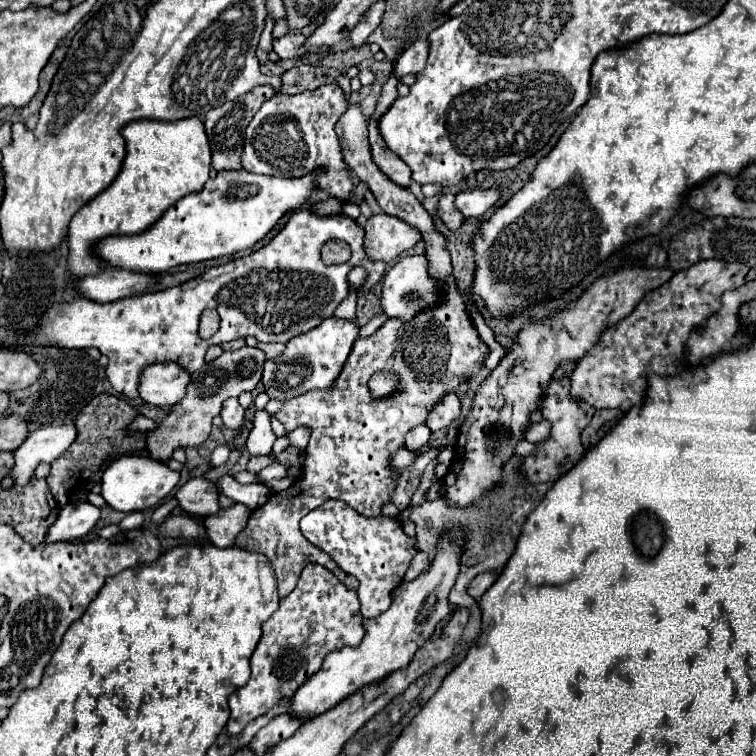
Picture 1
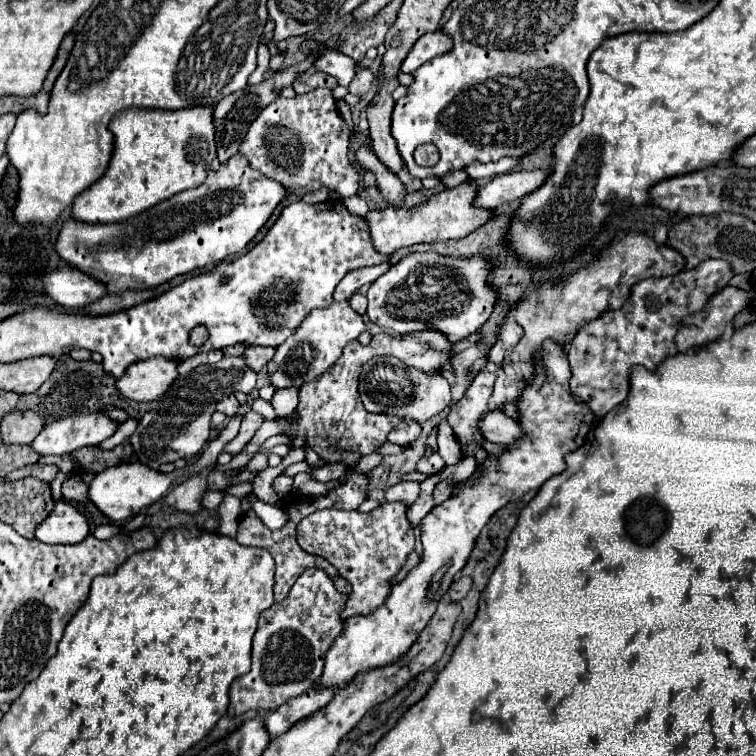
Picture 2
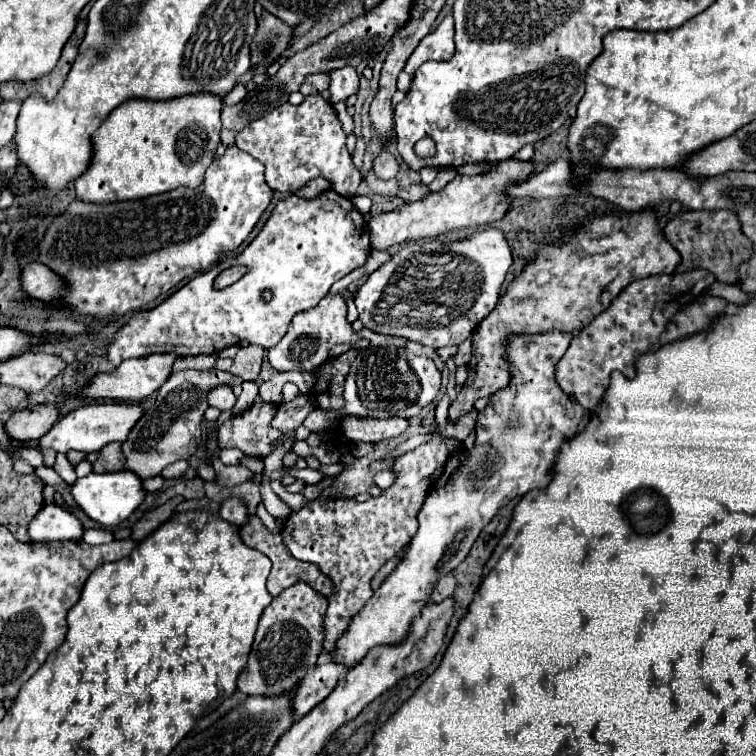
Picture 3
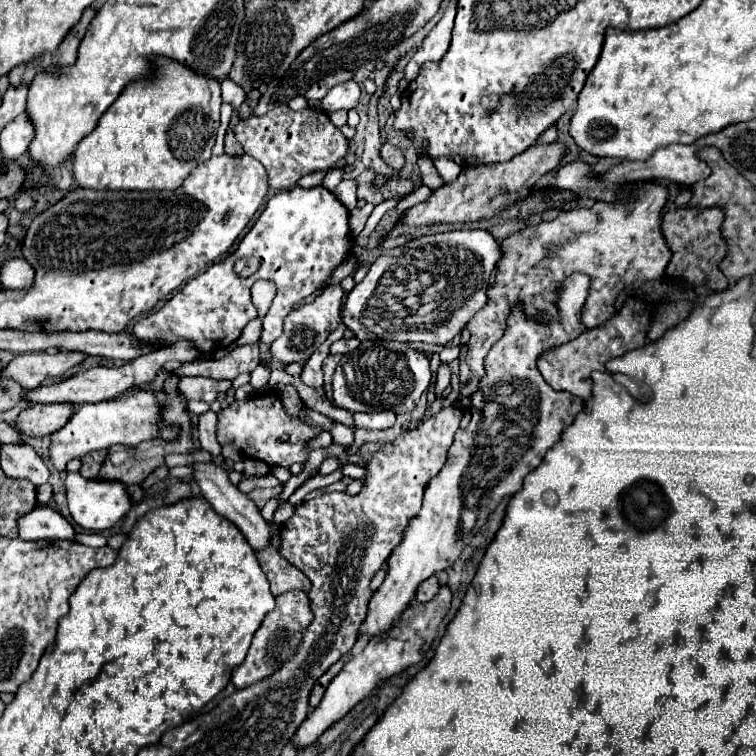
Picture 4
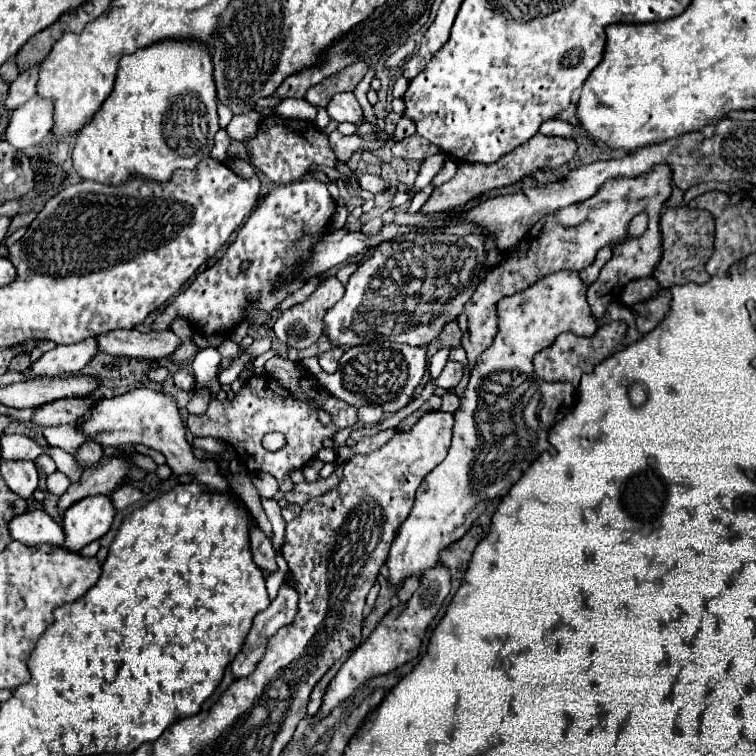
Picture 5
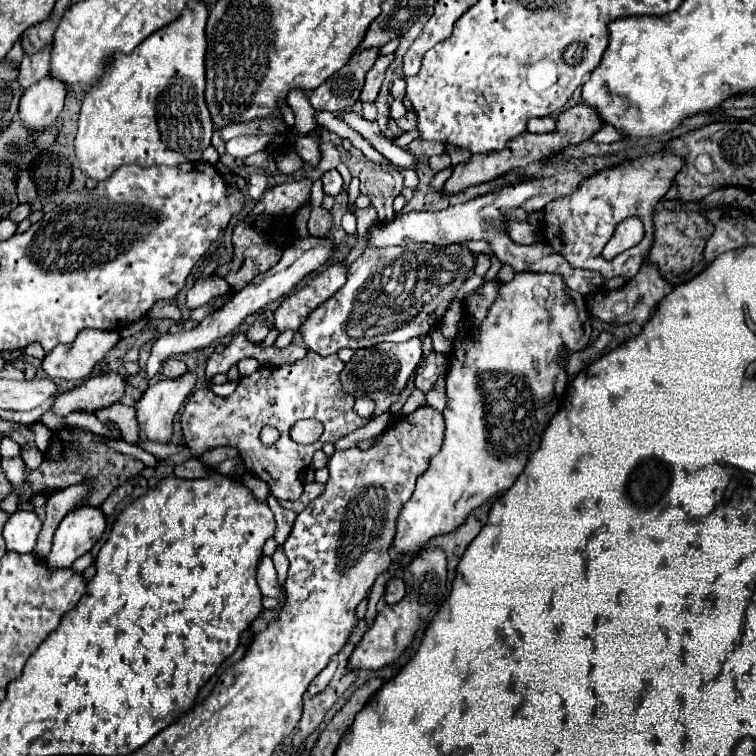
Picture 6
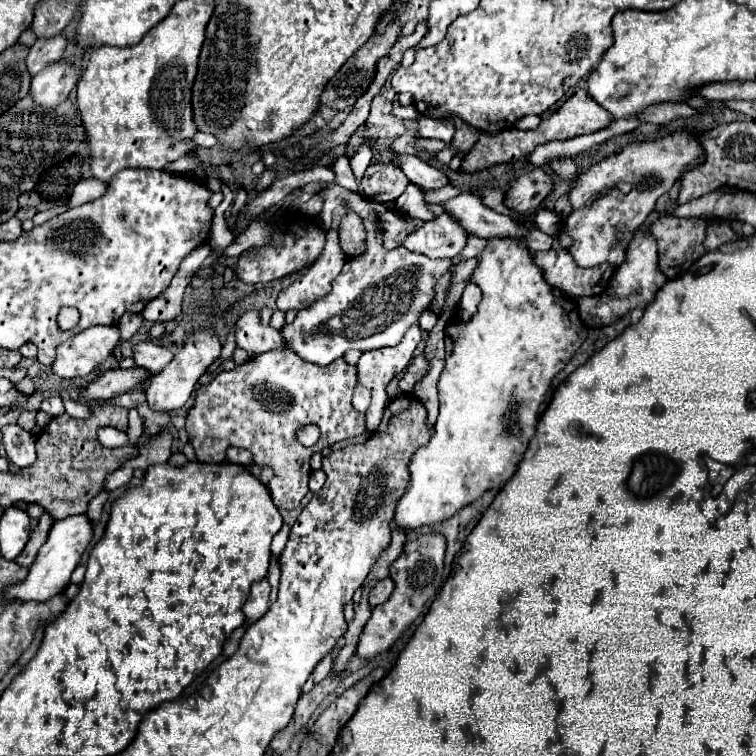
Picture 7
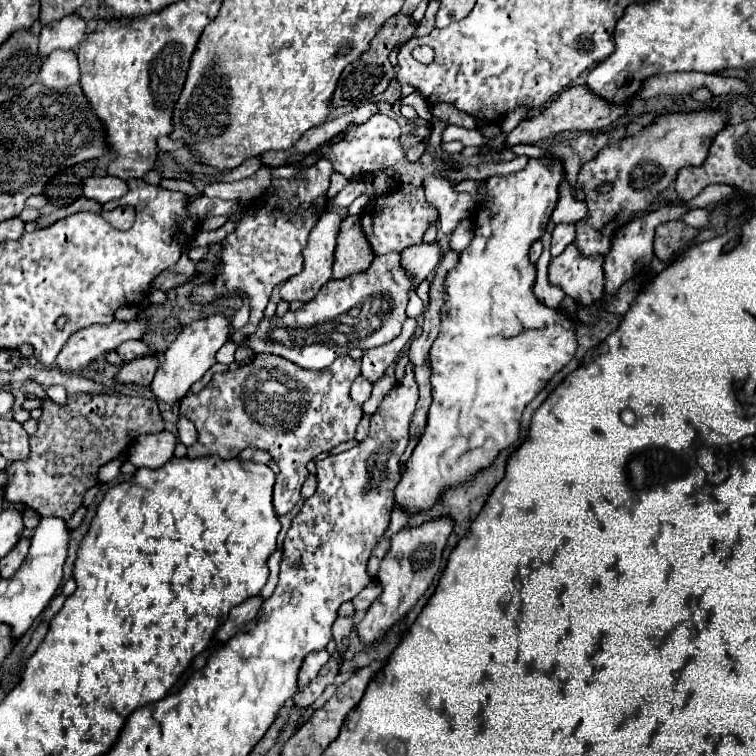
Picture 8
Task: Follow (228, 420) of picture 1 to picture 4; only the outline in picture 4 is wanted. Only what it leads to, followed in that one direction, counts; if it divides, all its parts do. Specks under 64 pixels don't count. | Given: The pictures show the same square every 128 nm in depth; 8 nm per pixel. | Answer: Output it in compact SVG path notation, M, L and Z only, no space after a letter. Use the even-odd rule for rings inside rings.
M182 378L178 382L178 390L186 400L216 400L218 392L226 392L232 386L228 380L212 380L212 378Z

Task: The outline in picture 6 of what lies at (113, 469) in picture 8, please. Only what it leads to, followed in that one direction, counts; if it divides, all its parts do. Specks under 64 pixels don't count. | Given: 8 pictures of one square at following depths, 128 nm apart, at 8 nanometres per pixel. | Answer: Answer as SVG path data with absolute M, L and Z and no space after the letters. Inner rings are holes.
M306 236L306 238L302 238L302 240L296 240L296 244L292 244L290 248L284 250L284 254L282 254L282 258L280 258L280 262L278 262L276 266L272 266L270 270L262 272L262 274L256 276L254 280L250 280L240 292L236 292L236 294L232 296L232 300L230 300L226 306L222 306L222 308L216 310L214 314L206 316L194 330L190 330L190 332L176 332L176 334L170 334L170 332L168 332L168 334L160 336L160 338L154 342L152 354L150 354L148 358L147 370L145 371L146 380L149 381L158 374L158 370L160 370L160 366L162 366L162 362L164 362L166 358L176 356L176 354L184 354L184 352L190 352L190 350L196 350L196 348L206 348L206 346L210 346L212 342L216 342L216 340L220 340L220 338L224 338L224 336L236 332L238 326L244 322L246 316L250 316L250 314L254 314L254 312L260 312L266 304L270 304L270 302L274 302L274 300L286 296L286 294L290 294L292 290L296 290L296 284L298 284L304 276L308 276L310 272L314 272L316 268L320 268L322 264L326 264L326 262L332 258L332 254L334 254L334 248L332 248L332 244L326 242L324 238Z

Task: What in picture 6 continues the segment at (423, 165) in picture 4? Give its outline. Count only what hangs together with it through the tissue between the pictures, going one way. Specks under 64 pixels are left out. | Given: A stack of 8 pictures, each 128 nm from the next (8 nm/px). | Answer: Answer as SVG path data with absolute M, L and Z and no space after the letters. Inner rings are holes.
M448 153L432 156L429 159L429 166L435 173L438 173L451 166L451 159Z

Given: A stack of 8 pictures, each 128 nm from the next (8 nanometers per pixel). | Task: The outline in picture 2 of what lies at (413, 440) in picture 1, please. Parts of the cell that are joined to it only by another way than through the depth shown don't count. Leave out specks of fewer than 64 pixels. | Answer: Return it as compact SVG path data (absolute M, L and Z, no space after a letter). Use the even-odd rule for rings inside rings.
M404 420L404 422L398 422L398 426L390 432L388 436L388 442L392 444L410 444L412 440L416 440L420 436L420 424L412 422L412 420Z

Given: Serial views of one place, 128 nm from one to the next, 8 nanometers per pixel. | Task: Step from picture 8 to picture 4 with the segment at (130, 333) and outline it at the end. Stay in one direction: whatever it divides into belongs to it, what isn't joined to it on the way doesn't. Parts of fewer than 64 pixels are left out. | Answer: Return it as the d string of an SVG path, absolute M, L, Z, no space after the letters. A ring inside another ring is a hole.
M44 352L20 354L2 370L2 376L16 380L26 390L32 390L46 380L66 374L84 358L86 358L84 352L58 352L54 356L48 356Z

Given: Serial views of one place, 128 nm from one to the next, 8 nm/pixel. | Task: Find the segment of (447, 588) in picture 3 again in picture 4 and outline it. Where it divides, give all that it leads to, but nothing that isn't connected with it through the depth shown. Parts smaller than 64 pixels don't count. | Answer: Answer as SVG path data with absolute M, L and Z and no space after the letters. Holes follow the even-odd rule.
M430 576L428 580L424 580L420 586L418 586L418 592L416 592L416 600L418 602L426 602L428 598L432 598L436 592L438 592L440 584L436 580L436 576Z

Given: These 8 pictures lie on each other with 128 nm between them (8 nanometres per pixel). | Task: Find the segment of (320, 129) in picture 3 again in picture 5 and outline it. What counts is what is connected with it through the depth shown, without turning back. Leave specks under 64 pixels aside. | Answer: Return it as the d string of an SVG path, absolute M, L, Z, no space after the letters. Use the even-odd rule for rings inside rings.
M266 118L260 130L252 140L248 140L250 164L266 174L276 184L288 184L306 176L310 164L320 164L328 168L336 168L336 156L328 144L328 136L318 132L310 122L298 122L298 130L290 130L288 124L294 122L276 122L276 118Z

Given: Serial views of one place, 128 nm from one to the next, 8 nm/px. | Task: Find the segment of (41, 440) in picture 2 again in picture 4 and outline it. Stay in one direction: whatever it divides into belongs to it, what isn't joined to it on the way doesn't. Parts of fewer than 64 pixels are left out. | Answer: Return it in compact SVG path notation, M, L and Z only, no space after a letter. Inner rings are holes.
M138 390L124 398L112 398L112 400L100 400L94 404L80 406L74 416L68 420L64 428L54 432L50 436L50 462L58 472L66 470L68 460L82 458L86 452L110 448L114 444L140 444L144 440L160 438L160 440L176 440L180 434L180 428L176 424L166 424L162 420L162 404L152 392Z

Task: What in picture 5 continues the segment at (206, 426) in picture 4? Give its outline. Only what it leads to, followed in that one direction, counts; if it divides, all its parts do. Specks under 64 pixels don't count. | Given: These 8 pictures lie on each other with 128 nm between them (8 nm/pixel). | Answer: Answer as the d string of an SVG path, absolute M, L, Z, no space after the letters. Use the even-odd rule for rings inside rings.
M202 388L202 390L194 392L194 396L192 396L192 400L188 402L186 410L188 410L190 414L198 414L198 416L200 416L200 414L206 412L210 398L212 398L212 392L210 392L208 388Z

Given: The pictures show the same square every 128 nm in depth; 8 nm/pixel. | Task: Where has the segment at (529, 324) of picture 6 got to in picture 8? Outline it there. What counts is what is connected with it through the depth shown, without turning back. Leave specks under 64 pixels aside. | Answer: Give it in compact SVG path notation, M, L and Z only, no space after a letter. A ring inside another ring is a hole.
M530 158L526 168L508 176L488 178L486 192L488 200L478 204L474 210L474 238L460 252L458 264L444 278L444 308L440 334L430 348L432 356L432 404L428 410L426 430L420 436L418 446L414 448L410 460L406 462L406 470L402 472L402 480L396 486L396 504L408 512L420 512L430 508L442 490L448 486L458 486L474 478L480 470L488 468L496 456L520 440L520 416L526 404L548 384L548 380L562 370L576 352L574 324L562 314L550 310L556 320L546 330L524 330L518 336L508 334L506 324L502 322L504 308L494 308L498 302L486 302L486 298L502 296L532 296L536 282L536 266L528 260L530 246L542 238L550 216L560 198L560 184L564 180L564 166L560 160L550 158Z

